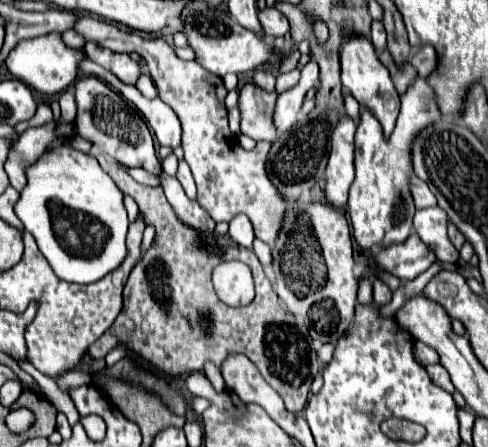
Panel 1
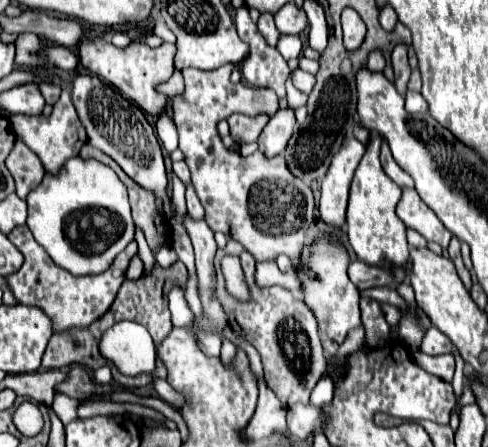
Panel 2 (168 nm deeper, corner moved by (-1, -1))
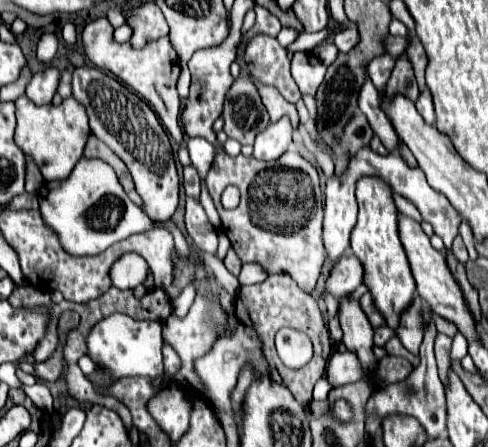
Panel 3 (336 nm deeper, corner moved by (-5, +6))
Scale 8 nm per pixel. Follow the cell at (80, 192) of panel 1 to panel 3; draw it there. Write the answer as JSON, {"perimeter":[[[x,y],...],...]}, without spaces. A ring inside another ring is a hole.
{"perimeter":[[[82,157],[68,179],[42,185],[38,201],[46,227],[56,233],[62,249],[72,257],[100,255],[130,235],[154,229],[154,221],[138,209],[122,189],[116,171],[100,159]]]}

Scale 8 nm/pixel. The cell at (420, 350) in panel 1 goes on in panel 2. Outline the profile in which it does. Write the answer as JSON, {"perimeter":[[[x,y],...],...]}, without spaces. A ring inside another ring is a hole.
{"perimeter":[[[432,326],[432,328],[426,332],[424,342],[422,342],[422,346],[420,346],[420,350],[426,352],[426,354],[430,354],[430,356],[448,354],[448,352],[452,352],[452,348],[454,348],[454,344],[450,342],[450,338],[448,338],[446,334],[442,334],[436,326]]]}

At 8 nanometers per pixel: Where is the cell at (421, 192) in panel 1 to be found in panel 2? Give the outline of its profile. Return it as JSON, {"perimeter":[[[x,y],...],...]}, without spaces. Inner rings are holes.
{"perimeter":[[[382,138],[382,152],[380,152],[380,162],[382,162],[382,168],[384,168],[384,172],[398,184],[398,186],[414,186],[414,180],[410,180],[410,174],[406,174],[398,164],[396,164],[396,160],[394,160],[394,156],[392,156],[392,152],[390,152],[390,148],[388,148],[388,144],[386,144],[386,140]]]}

